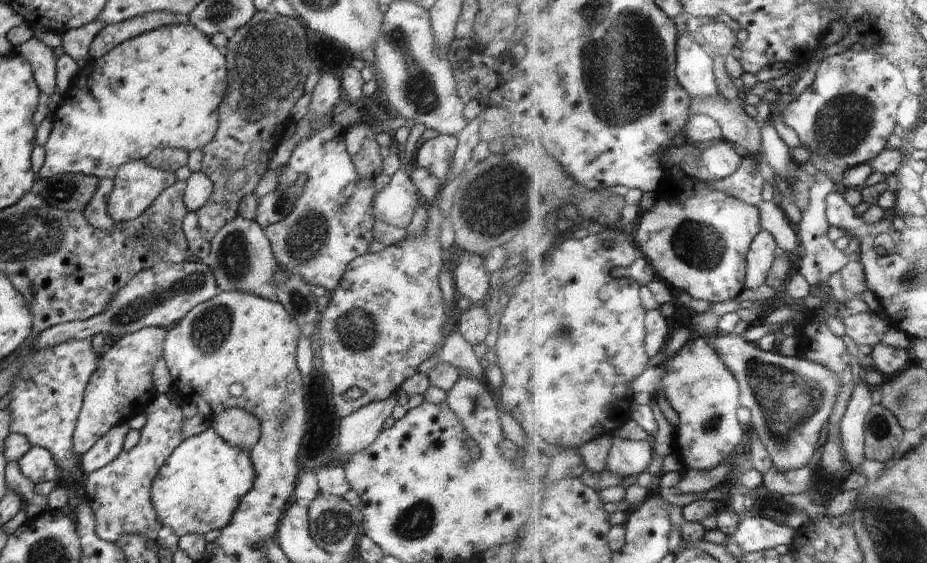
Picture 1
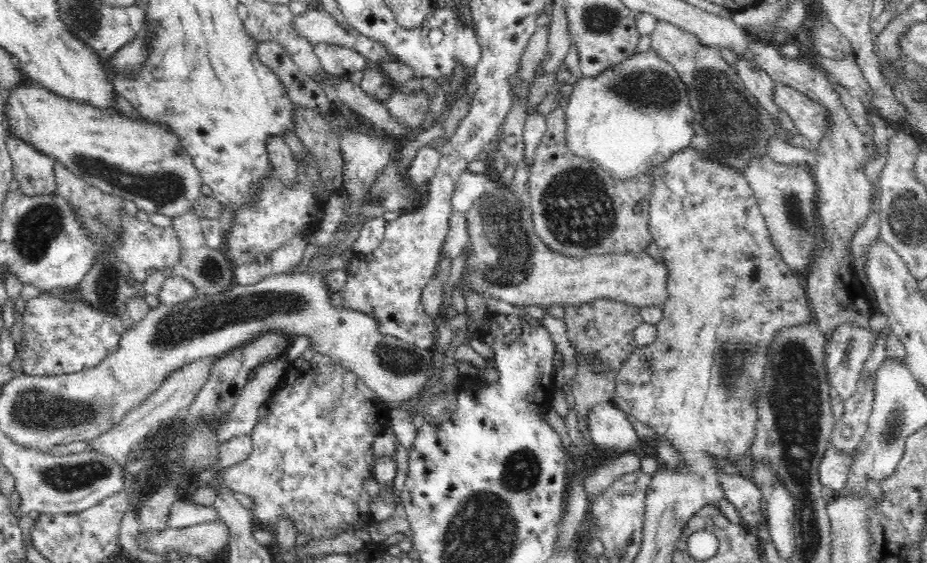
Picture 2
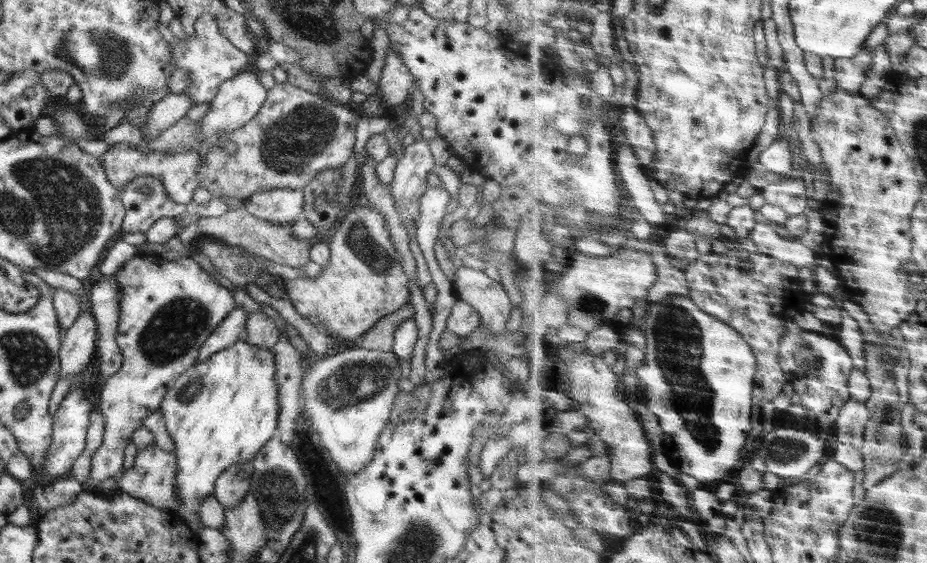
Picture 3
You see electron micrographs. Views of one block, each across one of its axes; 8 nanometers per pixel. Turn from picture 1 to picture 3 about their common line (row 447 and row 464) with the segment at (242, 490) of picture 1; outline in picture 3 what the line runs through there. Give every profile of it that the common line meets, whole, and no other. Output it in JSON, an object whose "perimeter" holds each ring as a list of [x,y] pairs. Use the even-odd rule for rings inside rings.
{"perimeter":[[[244,335],[228,348],[197,361],[166,391],[159,408],[176,443],[180,508],[175,512],[194,532],[206,527],[196,511],[200,501],[214,492],[220,473],[230,465],[251,461],[274,436],[280,416],[276,376],[273,349],[252,345]]]}

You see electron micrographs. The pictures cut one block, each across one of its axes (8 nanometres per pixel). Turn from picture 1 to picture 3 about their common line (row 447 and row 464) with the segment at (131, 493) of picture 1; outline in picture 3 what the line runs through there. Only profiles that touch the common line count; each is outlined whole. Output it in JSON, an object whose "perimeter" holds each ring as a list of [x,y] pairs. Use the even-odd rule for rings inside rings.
{"perimeter":[[[150,446],[150,448],[138,450],[133,466],[126,470],[123,469],[117,475],[118,485],[120,485],[120,490],[140,499],[142,502],[164,511],[175,512],[180,508],[176,472],[178,472],[178,465],[176,465],[174,453],[164,452],[158,446]]]}

